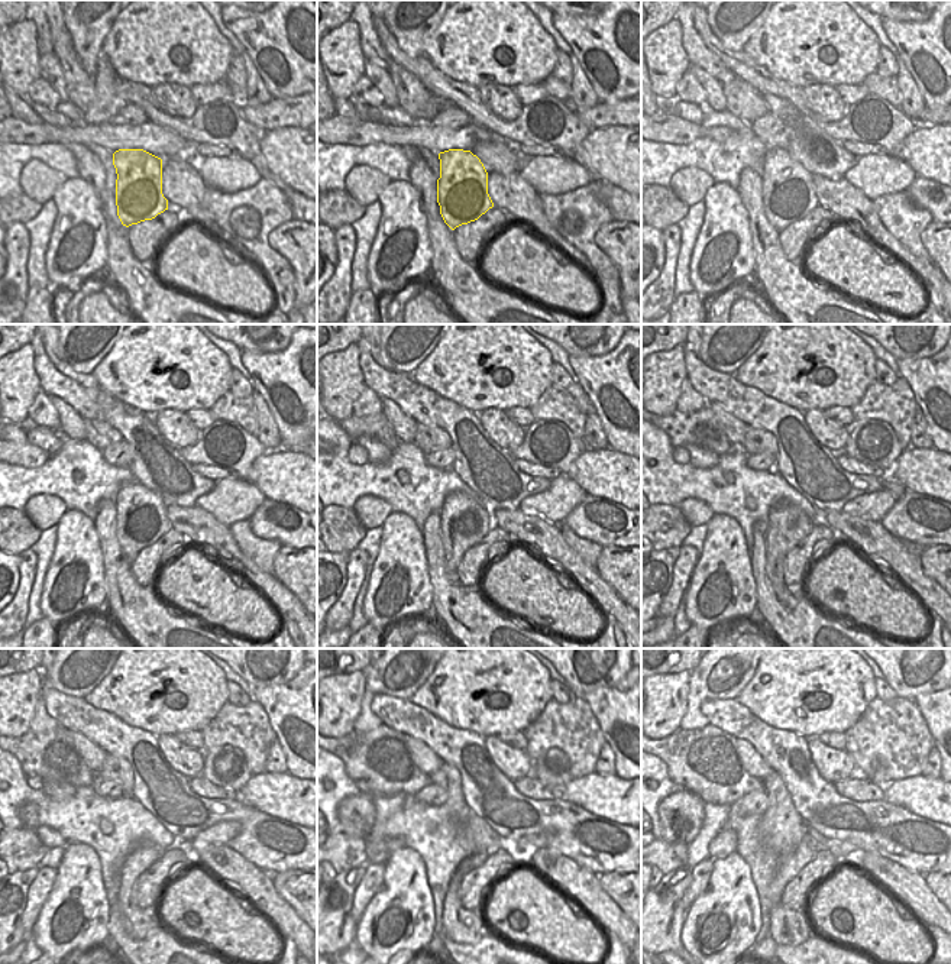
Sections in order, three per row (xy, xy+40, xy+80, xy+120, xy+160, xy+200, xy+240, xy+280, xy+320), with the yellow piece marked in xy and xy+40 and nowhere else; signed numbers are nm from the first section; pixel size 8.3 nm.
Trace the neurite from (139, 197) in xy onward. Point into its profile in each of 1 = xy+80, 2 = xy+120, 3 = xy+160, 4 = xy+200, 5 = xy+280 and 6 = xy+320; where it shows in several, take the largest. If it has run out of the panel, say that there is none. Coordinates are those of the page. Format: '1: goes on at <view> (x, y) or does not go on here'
1: goes on at xy+80 (788, 193)
2: goes on at xy+120 (141, 518)
3: goes on at xy+160 (465, 521)
4: goes on at xy+200 (788, 524)
5: goes on at xy+280 (462, 925)
6: goes on at xy+320 (788, 927)

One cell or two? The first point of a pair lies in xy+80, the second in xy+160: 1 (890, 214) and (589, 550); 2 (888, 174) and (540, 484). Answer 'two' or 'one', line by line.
1: one
2: two

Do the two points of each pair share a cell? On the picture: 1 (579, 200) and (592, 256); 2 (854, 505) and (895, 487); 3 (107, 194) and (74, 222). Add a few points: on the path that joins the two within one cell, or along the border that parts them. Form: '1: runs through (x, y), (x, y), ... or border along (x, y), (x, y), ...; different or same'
1: runs through (582, 214), (586, 222), (586, 242); same
2: runs through (864, 505), (876, 505), (885, 497); same
3: border along (99, 197), (104, 217); different

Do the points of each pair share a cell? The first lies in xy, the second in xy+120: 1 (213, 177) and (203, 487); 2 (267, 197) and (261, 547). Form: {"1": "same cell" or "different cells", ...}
{"1": "different cells", "2": "same cell"}

